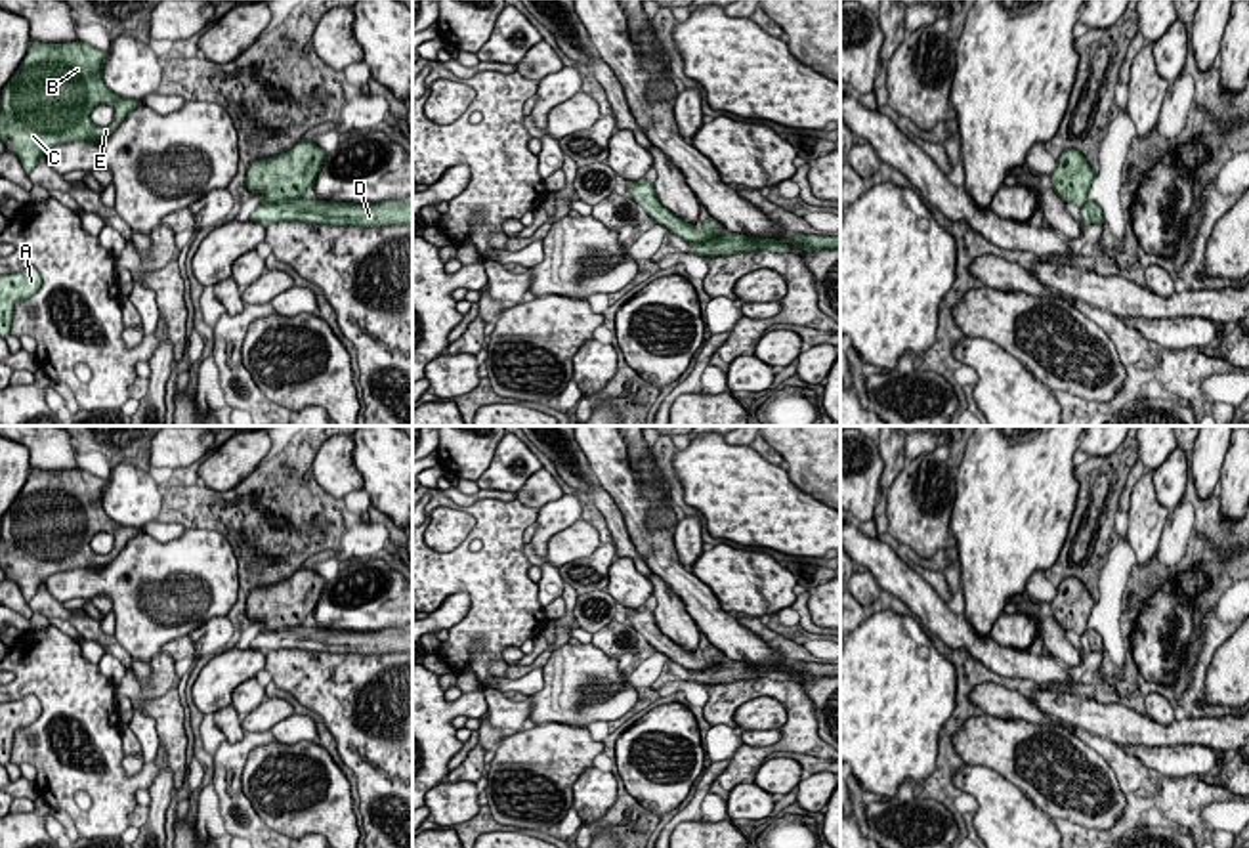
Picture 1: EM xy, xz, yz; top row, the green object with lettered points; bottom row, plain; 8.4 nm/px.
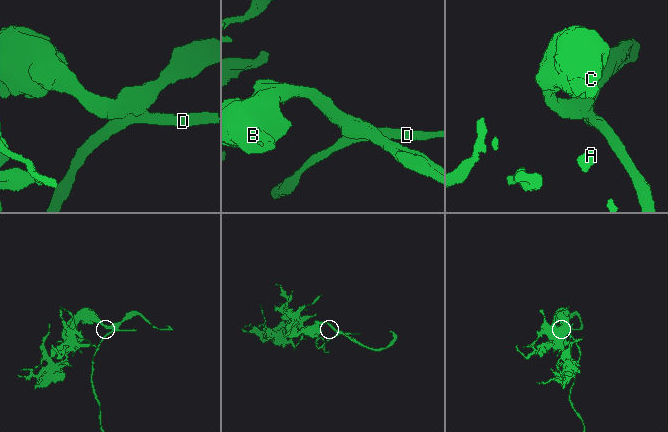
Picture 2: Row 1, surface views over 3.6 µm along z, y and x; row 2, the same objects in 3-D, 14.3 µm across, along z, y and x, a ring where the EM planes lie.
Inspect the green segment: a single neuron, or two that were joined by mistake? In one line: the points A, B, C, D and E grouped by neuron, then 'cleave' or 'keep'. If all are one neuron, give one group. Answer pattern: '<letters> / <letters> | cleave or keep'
A B C D E | keep

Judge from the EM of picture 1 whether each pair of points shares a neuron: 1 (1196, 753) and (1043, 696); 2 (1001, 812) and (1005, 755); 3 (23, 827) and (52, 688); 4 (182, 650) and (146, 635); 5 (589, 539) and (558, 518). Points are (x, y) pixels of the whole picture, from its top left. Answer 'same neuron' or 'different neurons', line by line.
1: different neurons
2: different neurons
3: different neurons
4: different neurons
5: different neurons

